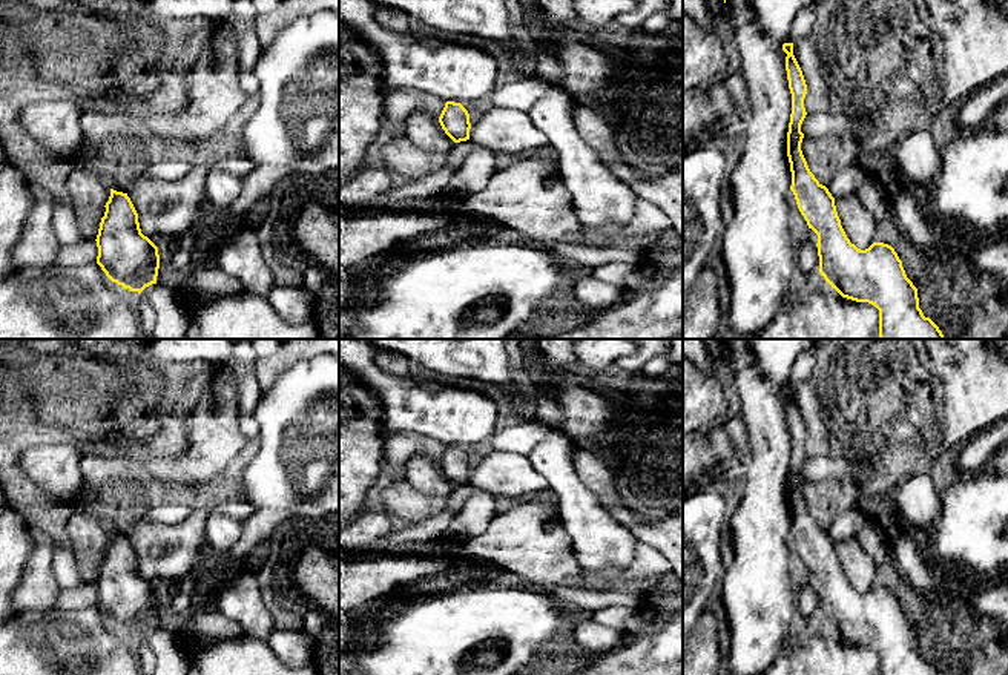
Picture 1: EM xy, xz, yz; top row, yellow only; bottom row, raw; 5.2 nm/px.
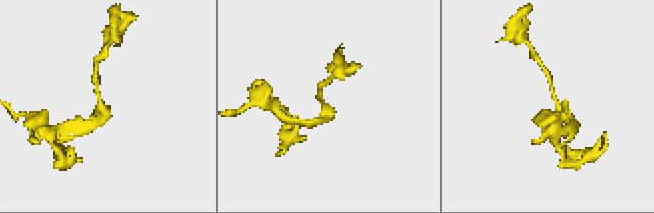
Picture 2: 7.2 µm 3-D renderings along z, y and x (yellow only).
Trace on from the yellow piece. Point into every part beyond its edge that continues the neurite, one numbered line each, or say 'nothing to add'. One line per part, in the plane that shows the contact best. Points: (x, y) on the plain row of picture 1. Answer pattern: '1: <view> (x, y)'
nothing to add

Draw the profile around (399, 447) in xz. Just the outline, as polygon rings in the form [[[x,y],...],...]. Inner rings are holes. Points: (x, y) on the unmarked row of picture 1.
[[[388,430],[384,437],[384,474],[391,476],[393,479],[402,479],[405,476],[407,463],[416,454],[427,456],[439,462],[445,446],[445,443],[427,436]]]

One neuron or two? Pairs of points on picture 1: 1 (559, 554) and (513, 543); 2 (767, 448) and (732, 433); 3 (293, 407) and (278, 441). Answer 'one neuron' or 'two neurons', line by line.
1: one neuron
2: two neurons
3: one neuron

